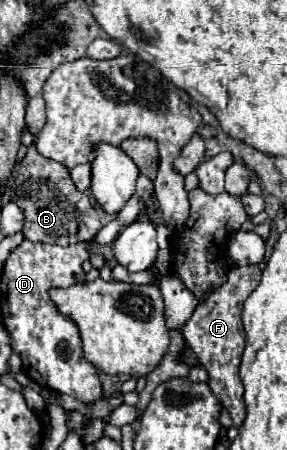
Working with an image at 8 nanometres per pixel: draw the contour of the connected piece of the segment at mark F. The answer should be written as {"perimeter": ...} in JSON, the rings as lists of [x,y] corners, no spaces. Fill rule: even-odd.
{"perimeter":[[[266,262],[242,266],[242,268],[230,268],[226,274],[226,282],[222,286],[218,286],[194,310],[194,316],[188,320],[188,324],[182,330],[186,344],[192,348],[192,352],[200,360],[200,364],[208,370],[208,376],[210,376],[208,384],[212,388],[212,392],[220,398],[222,406],[230,412],[236,428],[242,426],[244,416],[246,416],[244,400],[242,400],[244,388],[242,388],[242,380],[238,374],[240,358],[242,358],[242,352],[246,348],[246,336],[242,332],[240,312],[242,312],[242,304],[248,298],[248,294],[258,286],[264,268],[266,268]]]}

